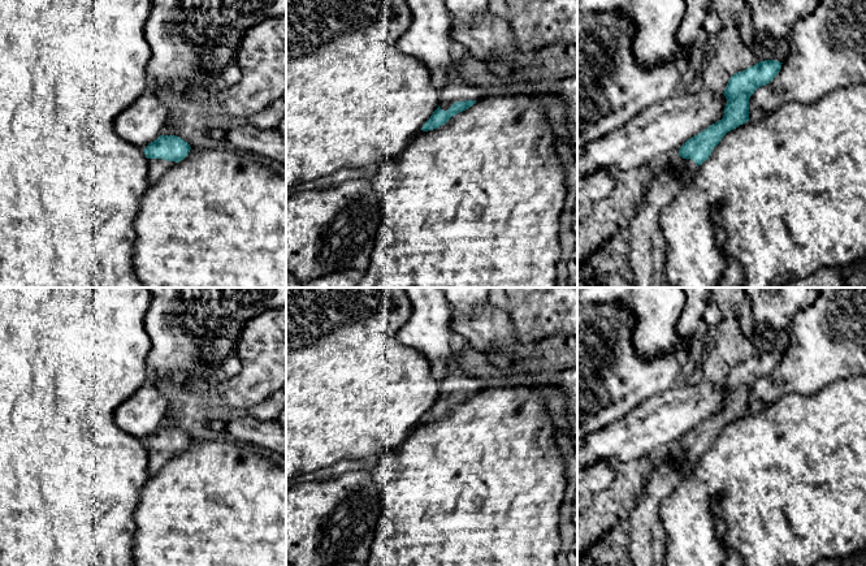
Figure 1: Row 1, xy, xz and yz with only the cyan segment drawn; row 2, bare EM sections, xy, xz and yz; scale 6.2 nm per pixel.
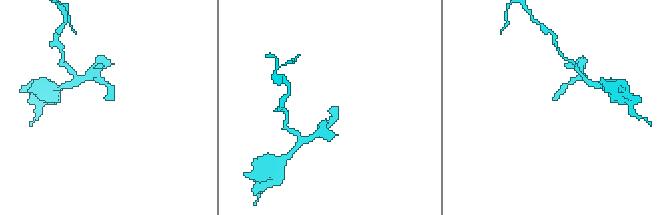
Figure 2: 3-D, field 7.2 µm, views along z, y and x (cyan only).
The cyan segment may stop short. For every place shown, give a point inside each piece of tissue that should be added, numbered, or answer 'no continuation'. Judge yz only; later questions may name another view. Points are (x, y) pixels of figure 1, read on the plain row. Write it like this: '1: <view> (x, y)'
1: yz (646, 547)

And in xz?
1: xz (457, 380)

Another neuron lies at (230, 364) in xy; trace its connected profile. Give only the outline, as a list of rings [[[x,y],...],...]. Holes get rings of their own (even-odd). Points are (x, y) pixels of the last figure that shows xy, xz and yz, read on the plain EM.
[[[230,354],[222,359],[220,370],[231,377],[242,371],[242,362],[235,354]]]

